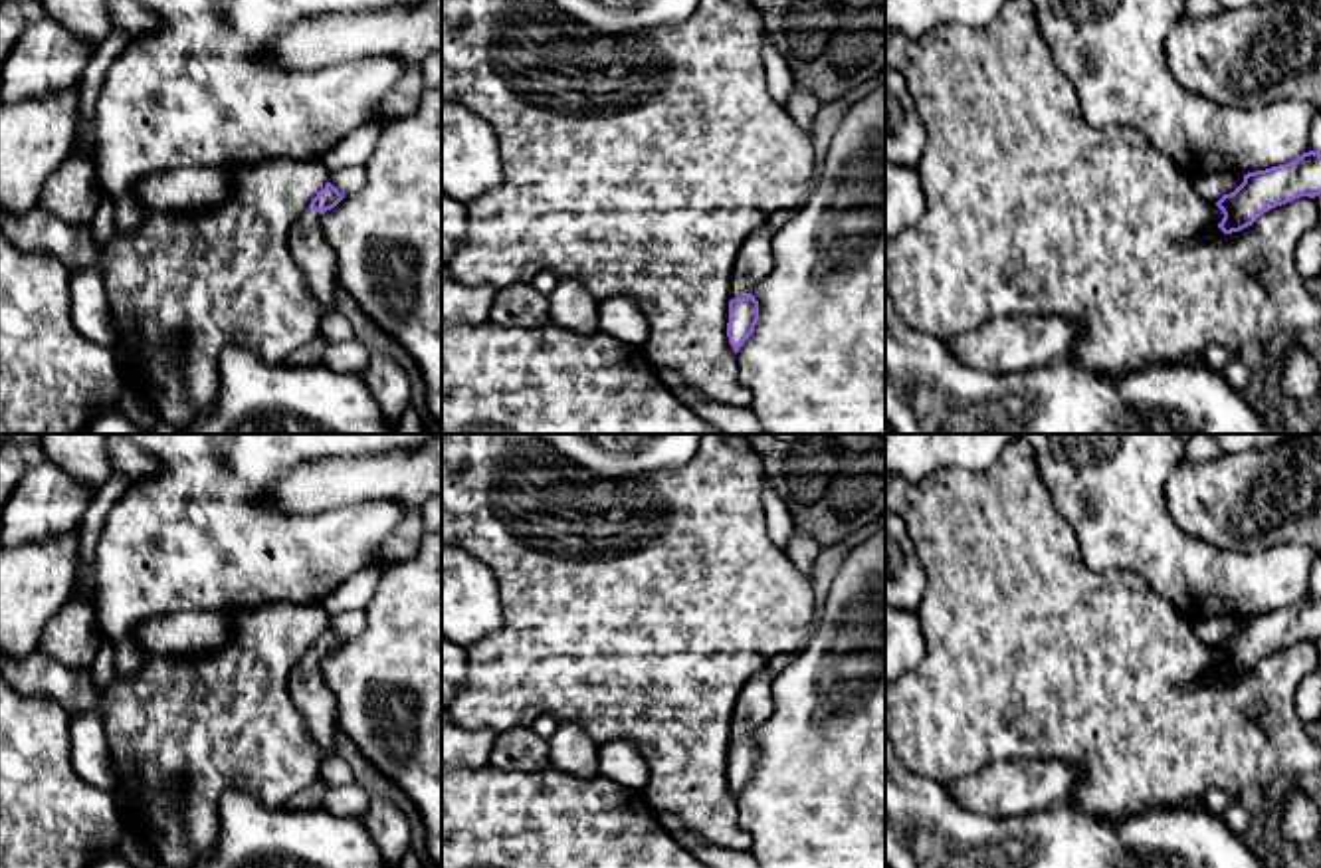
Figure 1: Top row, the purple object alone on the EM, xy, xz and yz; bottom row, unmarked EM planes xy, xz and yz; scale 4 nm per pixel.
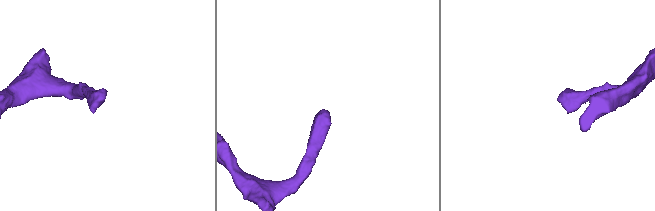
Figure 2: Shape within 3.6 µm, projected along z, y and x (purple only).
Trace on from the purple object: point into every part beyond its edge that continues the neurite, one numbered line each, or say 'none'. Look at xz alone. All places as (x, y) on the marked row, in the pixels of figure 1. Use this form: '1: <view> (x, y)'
1: xz (755, 260)

